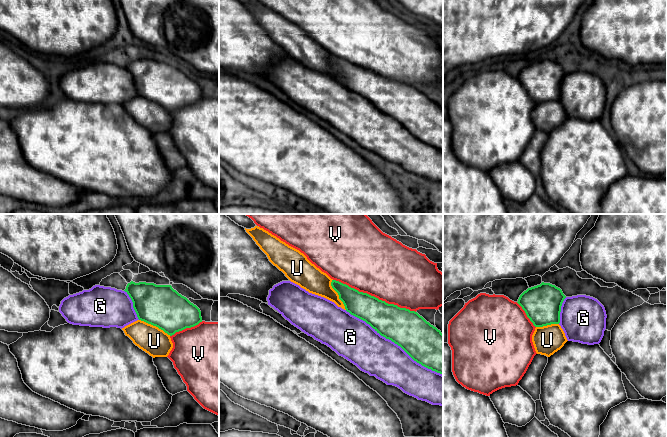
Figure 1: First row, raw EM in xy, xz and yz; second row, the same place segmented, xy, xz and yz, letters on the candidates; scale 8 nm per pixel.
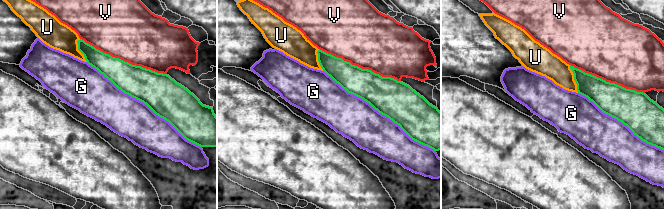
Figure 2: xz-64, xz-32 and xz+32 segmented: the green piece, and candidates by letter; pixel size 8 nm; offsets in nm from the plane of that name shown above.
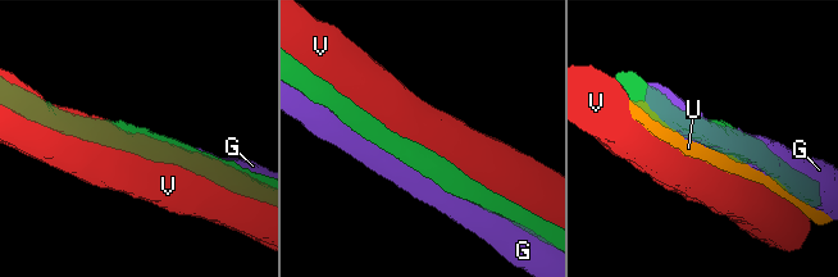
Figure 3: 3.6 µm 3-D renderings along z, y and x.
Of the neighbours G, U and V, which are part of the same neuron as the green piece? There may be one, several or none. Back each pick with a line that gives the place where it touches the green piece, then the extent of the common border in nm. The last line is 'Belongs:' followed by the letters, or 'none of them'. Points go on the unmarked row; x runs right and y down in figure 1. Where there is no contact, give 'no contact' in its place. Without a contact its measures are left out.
Belongs: none of them

